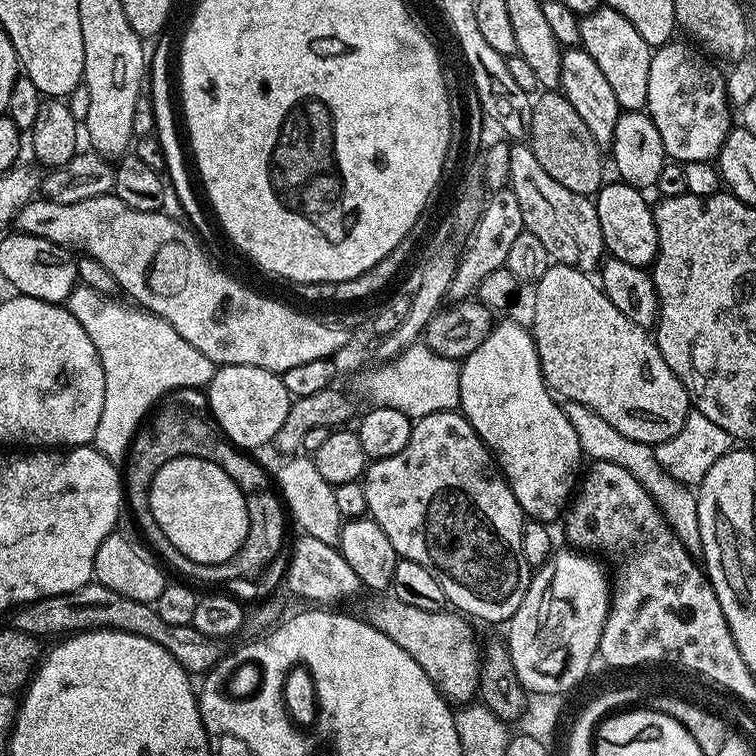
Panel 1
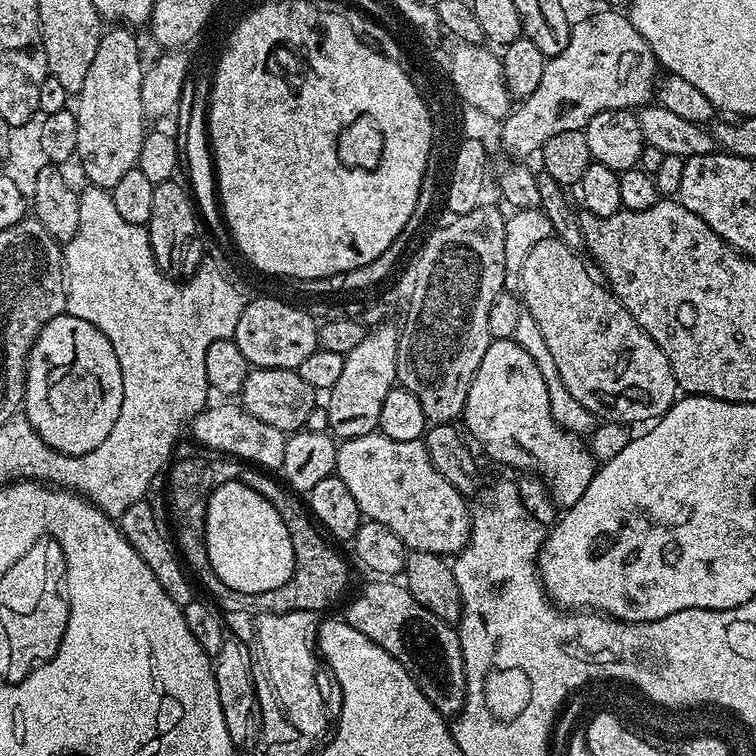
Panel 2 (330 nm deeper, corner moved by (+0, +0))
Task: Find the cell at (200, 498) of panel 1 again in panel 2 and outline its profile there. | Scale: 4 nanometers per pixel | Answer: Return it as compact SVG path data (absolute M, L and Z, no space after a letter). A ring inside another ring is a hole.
M233 478L210 494L206 506L206 554L214 574L242 594L278 590L294 574L294 547L286 522L257 491Z

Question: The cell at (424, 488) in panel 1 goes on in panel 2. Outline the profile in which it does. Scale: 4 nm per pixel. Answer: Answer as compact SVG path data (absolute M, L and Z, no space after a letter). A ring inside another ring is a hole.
M377 430L362 438L341 440L336 445L334 475L346 482L354 502L358 502L361 517L382 522L382 526L390 526L390 530L394 530L394 534L402 538L409 550L452 558L468 545L468 536L472 533L469 501L457 488L450 486L450 482L446 482L446 478L442 478L438 470L434 470L434 462L430 462L430 454L423 439L398 442Z

